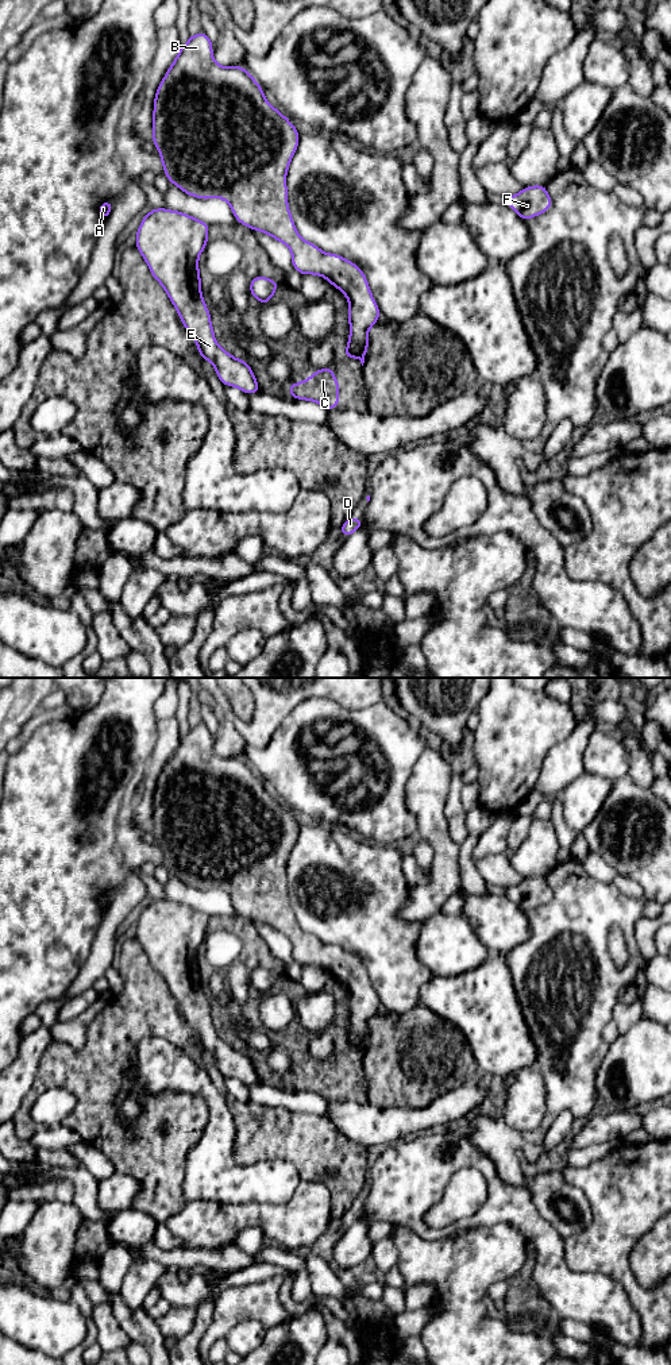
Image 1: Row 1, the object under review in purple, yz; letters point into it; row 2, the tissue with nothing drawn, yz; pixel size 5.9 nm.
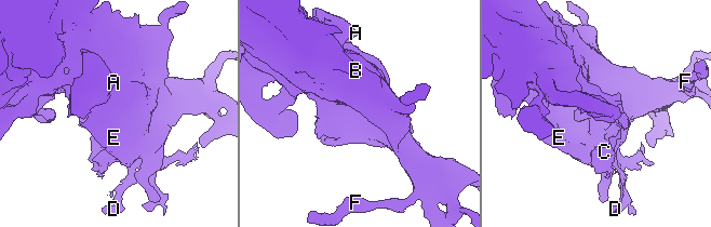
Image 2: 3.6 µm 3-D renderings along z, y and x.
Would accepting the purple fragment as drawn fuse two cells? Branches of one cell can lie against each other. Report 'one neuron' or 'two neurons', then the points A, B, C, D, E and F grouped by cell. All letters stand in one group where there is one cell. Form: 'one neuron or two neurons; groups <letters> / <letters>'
two neurons; groups A B D E F / C

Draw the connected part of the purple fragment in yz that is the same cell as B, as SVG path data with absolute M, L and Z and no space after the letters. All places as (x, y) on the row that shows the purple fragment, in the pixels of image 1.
M204 31L190 35L157 88L151 138L163 171L170 184L192 197L225 200L240 224L286 244L292 252L292 266L301 275L321 275L336 286L350 304L347 348L366 356L367 331L378 323L381 311L365 273L342 255L324 252L304 240L289 211L286 173L300 134L286 116L267 103L263 88L246 68L216 63L212 45L213 41Z

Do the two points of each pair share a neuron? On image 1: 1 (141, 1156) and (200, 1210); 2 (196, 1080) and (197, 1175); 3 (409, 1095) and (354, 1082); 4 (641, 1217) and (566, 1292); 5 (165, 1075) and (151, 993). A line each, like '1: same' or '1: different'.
1: different
2: same
3: different
4: different
5: different

